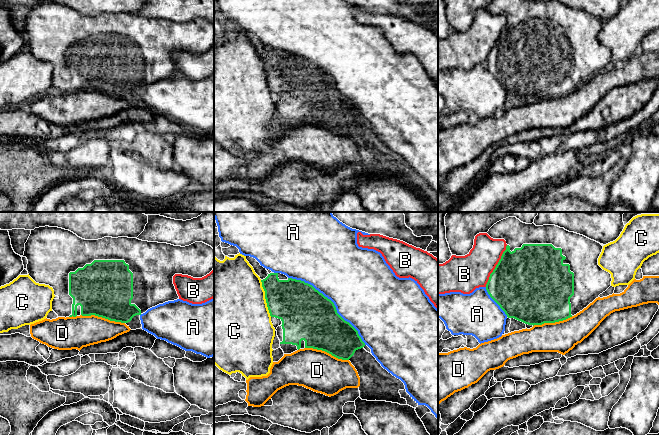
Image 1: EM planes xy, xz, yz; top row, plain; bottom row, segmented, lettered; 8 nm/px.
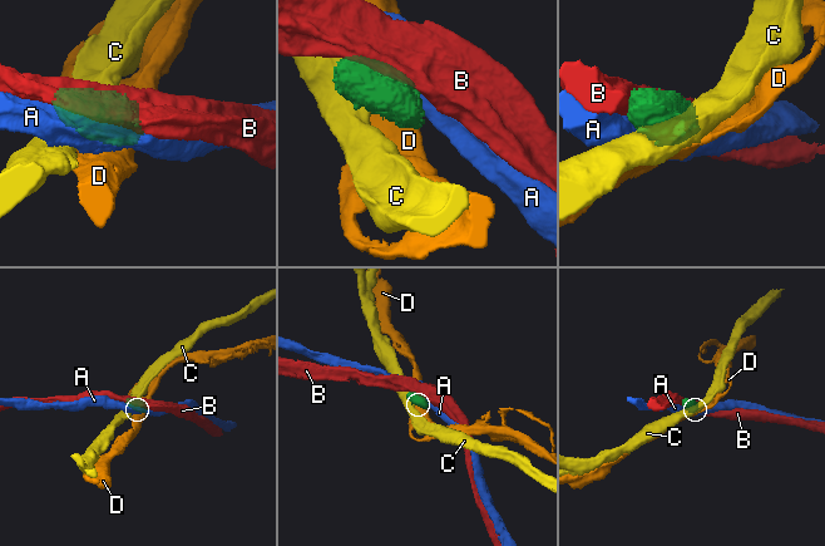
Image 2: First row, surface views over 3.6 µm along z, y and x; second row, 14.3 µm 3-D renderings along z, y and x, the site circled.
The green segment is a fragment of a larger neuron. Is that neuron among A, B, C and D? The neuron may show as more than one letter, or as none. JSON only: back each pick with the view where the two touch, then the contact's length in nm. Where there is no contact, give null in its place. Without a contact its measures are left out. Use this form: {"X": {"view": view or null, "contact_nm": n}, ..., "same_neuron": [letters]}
{"same_neuron": []}

